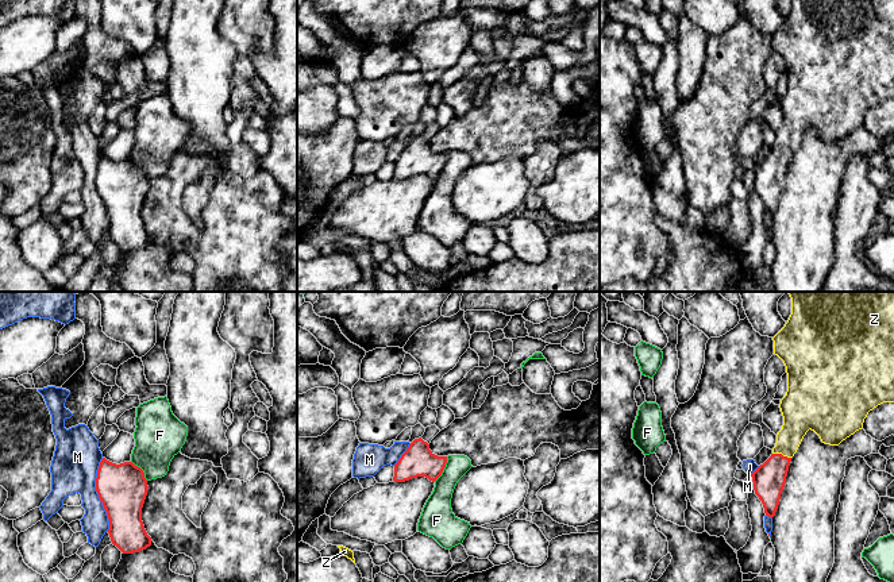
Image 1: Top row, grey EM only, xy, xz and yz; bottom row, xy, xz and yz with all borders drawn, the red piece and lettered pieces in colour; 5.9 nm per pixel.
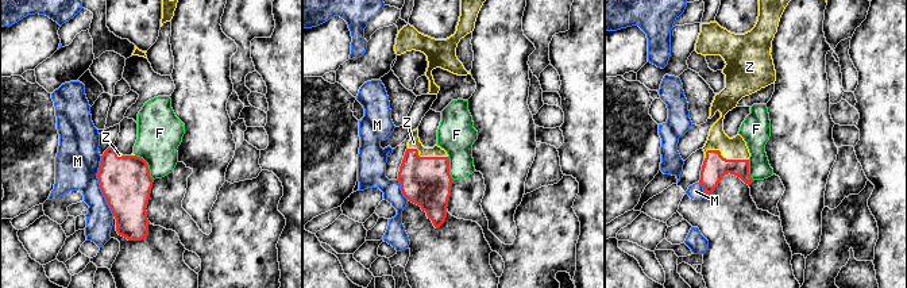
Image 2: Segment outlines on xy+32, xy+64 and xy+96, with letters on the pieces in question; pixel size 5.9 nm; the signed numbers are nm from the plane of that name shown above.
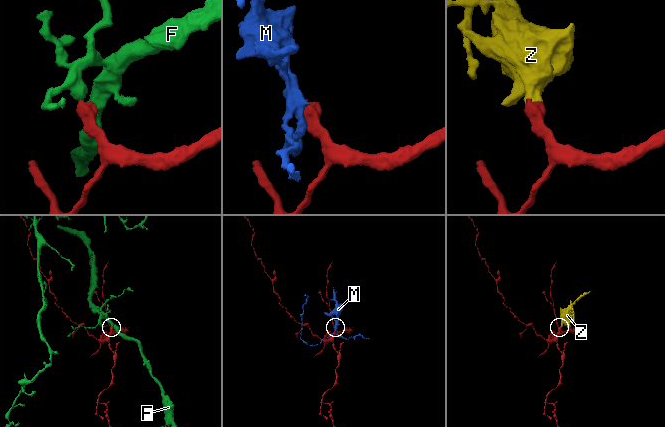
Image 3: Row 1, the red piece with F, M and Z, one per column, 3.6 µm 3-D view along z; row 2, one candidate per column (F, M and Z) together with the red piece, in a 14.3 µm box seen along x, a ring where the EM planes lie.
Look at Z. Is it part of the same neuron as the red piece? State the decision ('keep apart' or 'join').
join

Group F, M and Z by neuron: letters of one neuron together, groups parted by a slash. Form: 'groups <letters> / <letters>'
groups F / M / Z

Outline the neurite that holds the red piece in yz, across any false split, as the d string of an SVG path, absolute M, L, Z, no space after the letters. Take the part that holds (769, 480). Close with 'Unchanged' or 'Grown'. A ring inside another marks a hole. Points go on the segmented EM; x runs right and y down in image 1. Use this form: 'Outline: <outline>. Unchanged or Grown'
Outline: M789 292L789 294L791 297L791 315L785 327L772 338L774 354L783 361L787 373L787 392L779 404L783 425L777 435L771 456L751 474L755 494L762 501L766 516L771 519L778 509L791 458L809 429L814 431L822 443L839 446L843 440L863 428L864 419L870 411L883 402L894 402L894 292Z. Grown

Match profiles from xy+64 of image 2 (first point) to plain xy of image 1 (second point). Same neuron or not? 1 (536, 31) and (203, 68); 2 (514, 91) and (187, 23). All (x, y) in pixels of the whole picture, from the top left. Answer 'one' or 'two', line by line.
1: two
2: one

